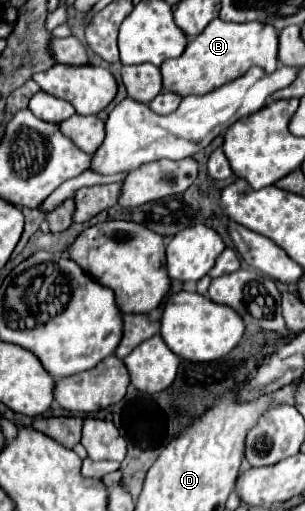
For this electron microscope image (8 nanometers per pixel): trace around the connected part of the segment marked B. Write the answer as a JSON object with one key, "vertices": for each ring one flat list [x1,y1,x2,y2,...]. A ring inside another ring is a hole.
{"vertices":[[214,19,194,41,188,43,186,51,176,57,164,61,160,65,162,85,166,91,178,93,180,97,210,93,236,77,242,77,250,67,260,65,266,73,276,69,276,53,278,53,278,31,264,23,226,23,222,19]]}

